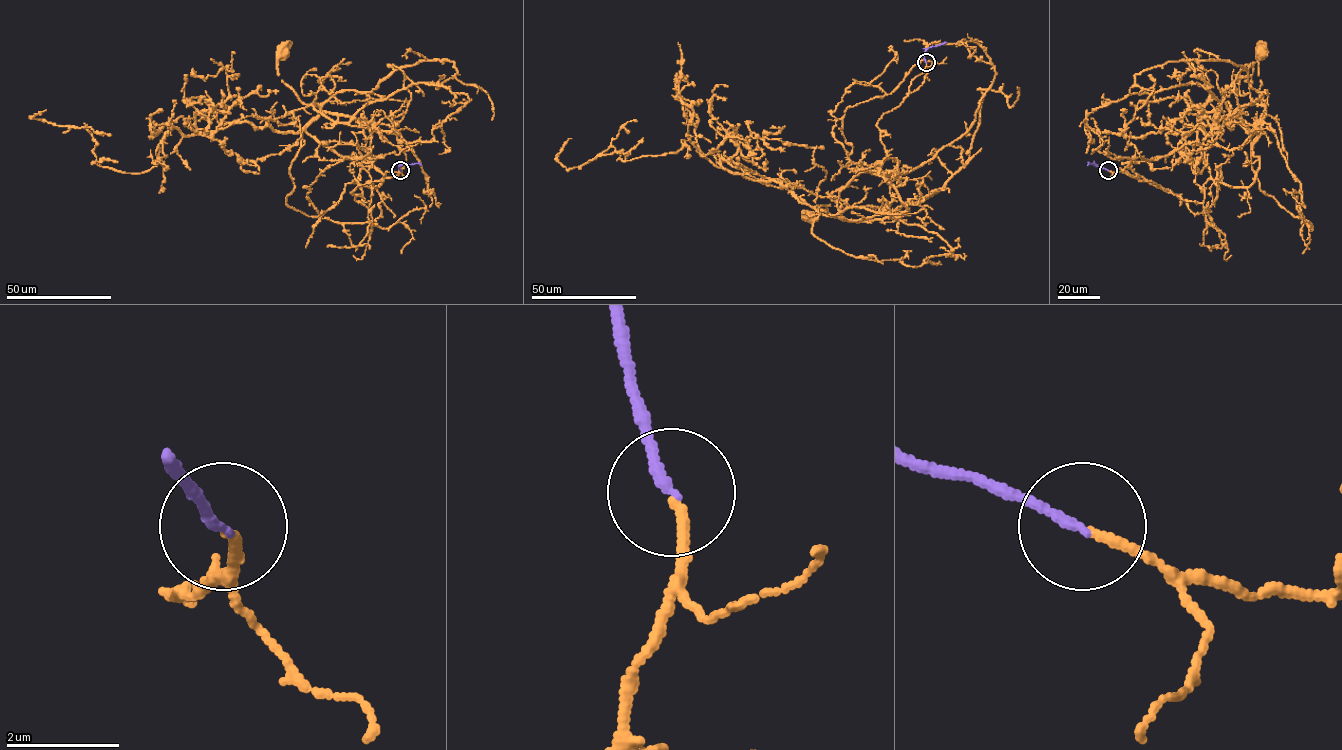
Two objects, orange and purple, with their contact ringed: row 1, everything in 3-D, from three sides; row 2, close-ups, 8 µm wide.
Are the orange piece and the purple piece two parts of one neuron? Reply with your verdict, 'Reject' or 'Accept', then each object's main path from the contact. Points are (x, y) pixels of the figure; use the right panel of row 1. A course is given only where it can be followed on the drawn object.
Accept. Course of orange: (1108, 170), (1191, 201), (1202, 202), (1209, 179), (1248, 187), (1259, 166), (1253, 144), (1264, 114), (1260, 52). Course of purple: (1108, 170), (1088, 165)

